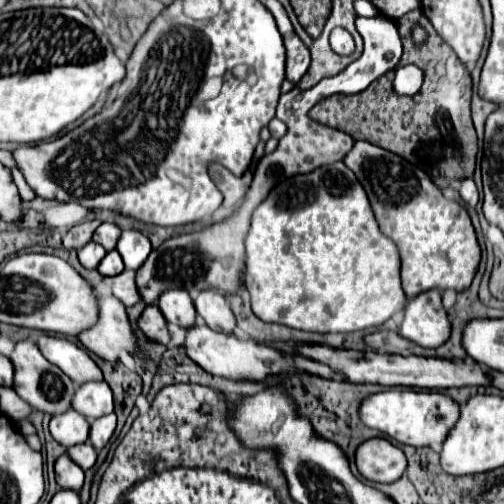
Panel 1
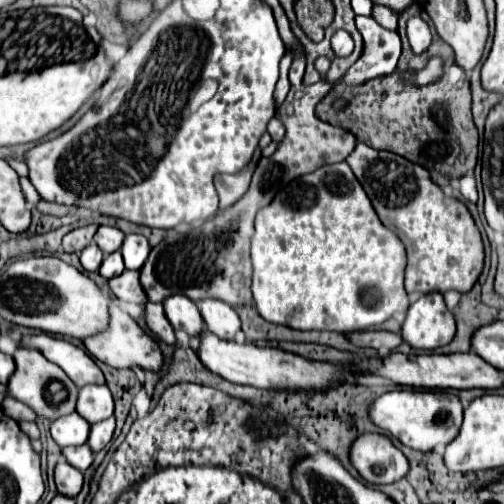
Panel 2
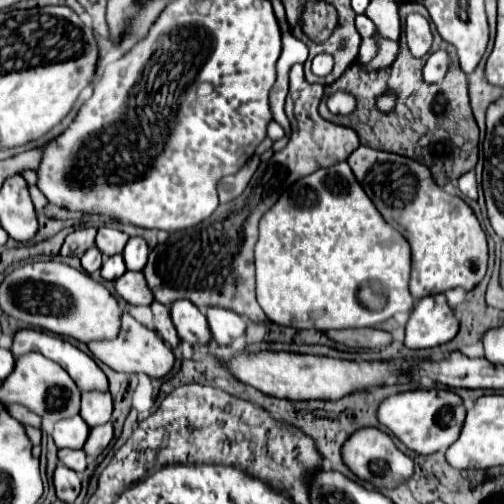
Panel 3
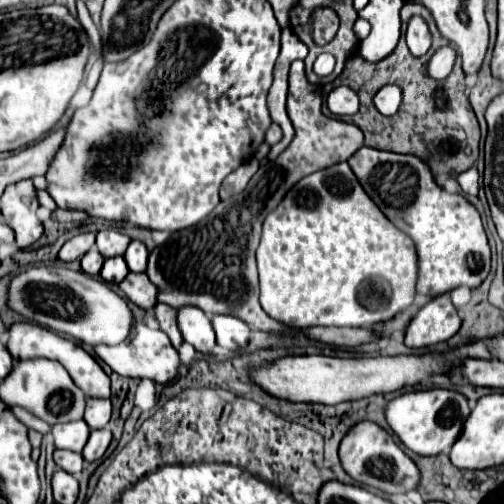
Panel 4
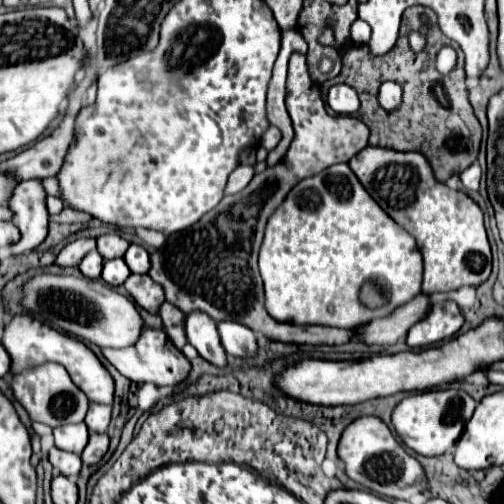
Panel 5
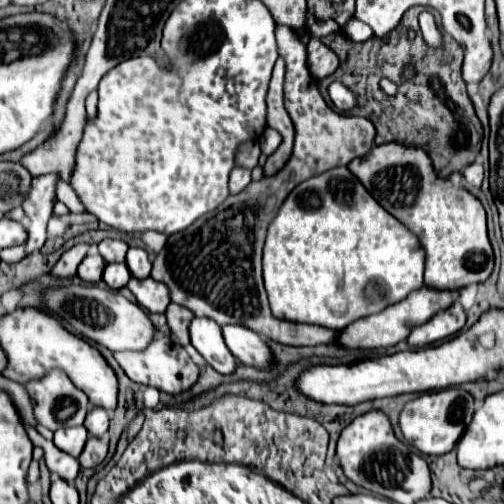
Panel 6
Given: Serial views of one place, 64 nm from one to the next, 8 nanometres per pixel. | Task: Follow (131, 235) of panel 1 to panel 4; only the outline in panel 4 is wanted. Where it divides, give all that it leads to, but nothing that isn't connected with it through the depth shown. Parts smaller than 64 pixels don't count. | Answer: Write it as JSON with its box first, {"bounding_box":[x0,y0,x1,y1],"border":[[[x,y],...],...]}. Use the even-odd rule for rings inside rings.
{"bounding_box":[124,240,148,272],"border":[[[132,240],[130,246],[126,248],[124,260],[132,272],[144,272],[146,262],[148,262],[148,250],[140,240]]]}

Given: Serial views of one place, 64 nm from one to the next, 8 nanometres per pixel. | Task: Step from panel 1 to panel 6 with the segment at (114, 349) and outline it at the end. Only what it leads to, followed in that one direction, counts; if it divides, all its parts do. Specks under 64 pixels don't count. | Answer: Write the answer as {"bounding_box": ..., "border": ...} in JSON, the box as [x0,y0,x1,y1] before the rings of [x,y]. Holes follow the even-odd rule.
{"bounding_box":[114,334,198,394],"border":[[[156,334],[154,340],[144,350],[114,352],[114,358],[130,380],[144,386],[154,386],[168,394],[178,394],[182,390],[188,390],[198,378],[198,366],[190,360],[186,350],[180,344],[176,344],[172,336],[166,336],[166,334]]]}

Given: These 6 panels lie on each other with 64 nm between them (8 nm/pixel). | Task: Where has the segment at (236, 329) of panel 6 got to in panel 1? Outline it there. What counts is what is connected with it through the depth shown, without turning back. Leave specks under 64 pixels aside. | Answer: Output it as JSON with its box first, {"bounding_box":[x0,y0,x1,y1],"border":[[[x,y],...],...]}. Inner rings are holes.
{"bounding_box":[194,288,236,332],"border":[[[214,288],[200,290],[194,298],[194,308],[198,316],[210,326],[216,328],[216,332],[234,332],[236,320],[234,314],[226,302],[226,298],[216,292]]]}

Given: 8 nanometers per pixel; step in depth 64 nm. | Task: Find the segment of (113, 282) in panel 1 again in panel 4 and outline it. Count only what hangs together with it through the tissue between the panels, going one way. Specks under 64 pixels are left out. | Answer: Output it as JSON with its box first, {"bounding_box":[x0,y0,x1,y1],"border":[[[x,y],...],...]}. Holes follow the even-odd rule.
{"bounding_box":[118,272,156,310],"border":[[[130,272],[118,286],[132,304],[136,304],[144,310],[154,308],[154,304],[156,304],[156,286],[148,280],[146,274]]]}

